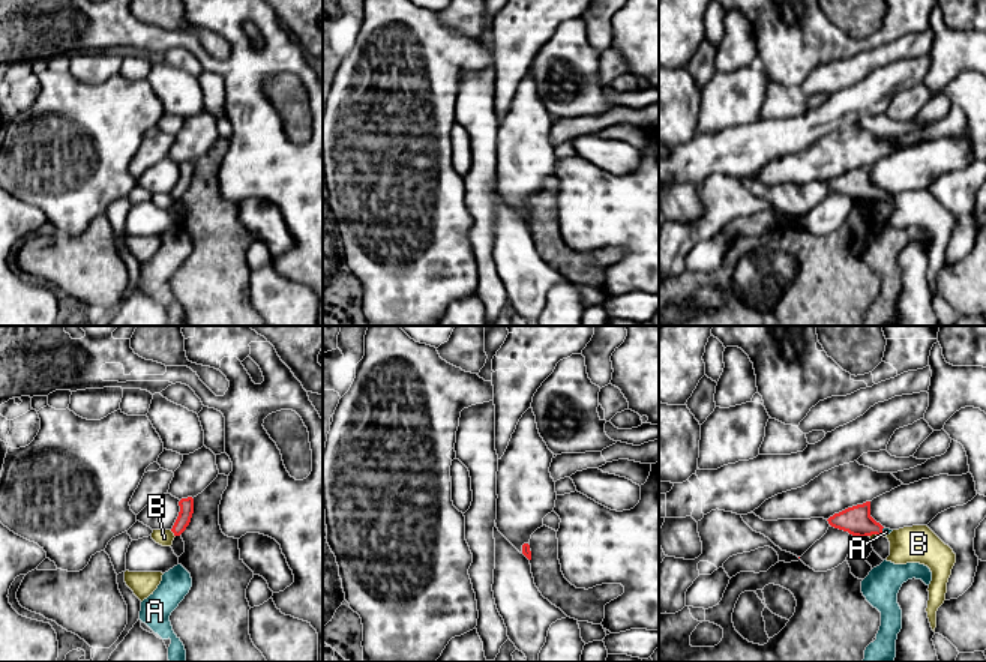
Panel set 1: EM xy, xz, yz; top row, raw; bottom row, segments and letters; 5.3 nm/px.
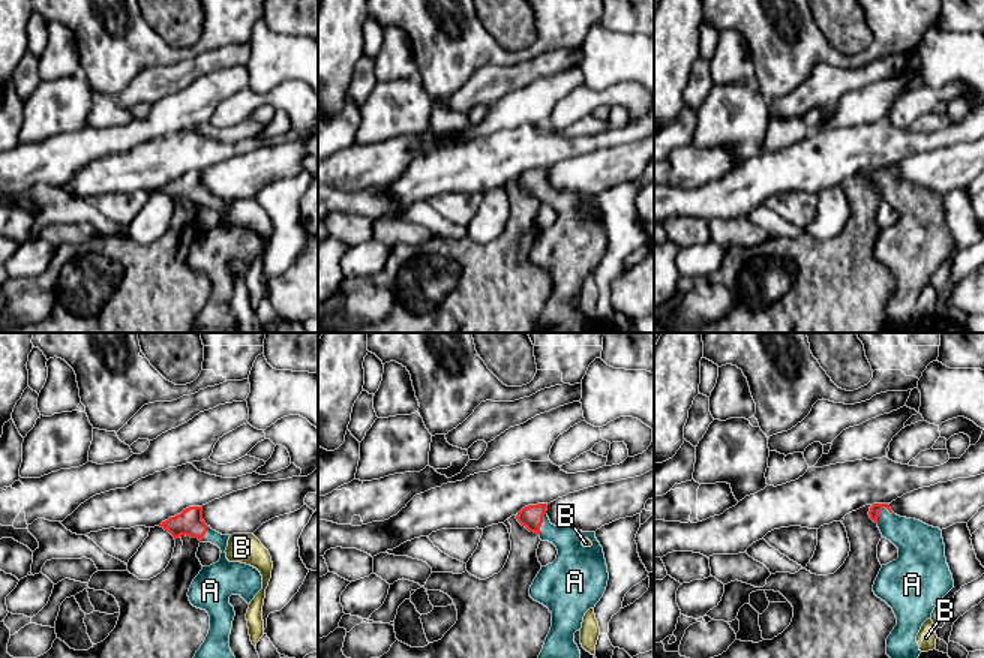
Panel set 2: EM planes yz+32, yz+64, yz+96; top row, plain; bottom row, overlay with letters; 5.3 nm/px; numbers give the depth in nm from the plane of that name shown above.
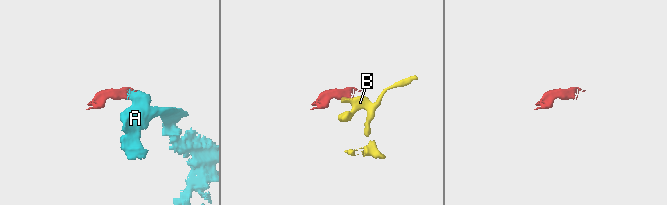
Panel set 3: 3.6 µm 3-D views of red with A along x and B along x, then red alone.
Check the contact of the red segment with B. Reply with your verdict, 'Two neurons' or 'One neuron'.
Two neurons

